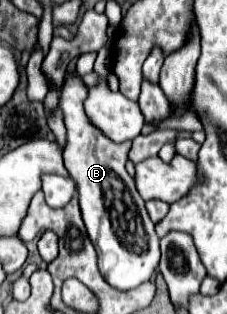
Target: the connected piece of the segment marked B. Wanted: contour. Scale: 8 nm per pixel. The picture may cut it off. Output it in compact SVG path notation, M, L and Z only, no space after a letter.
M67 75L59 97L59 107L63 109L67 127L63 159L71 179L77 185L83 223L91 243L95 245L99 271L109 285L119 291L129 291L155 277L159 267L159 237L147 215L145 201L137 195L133 177L125 169L131 143L113 143L99 129L95 129L83 111L85 97L87 87L81 77Z

